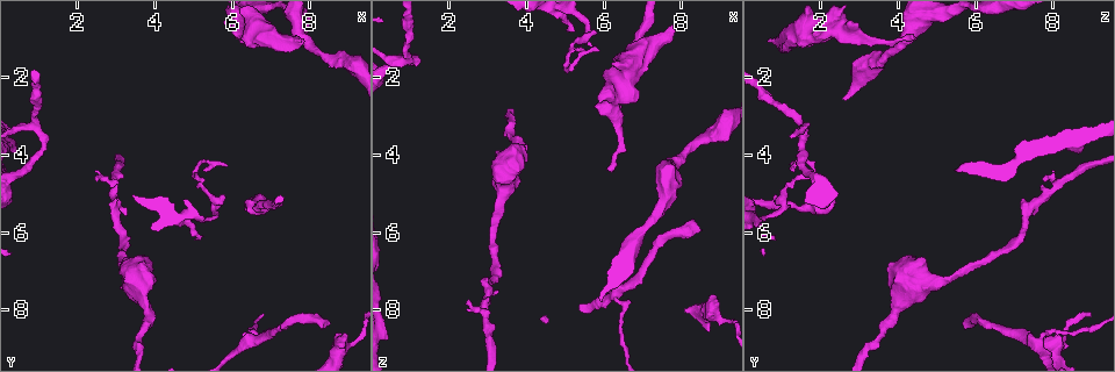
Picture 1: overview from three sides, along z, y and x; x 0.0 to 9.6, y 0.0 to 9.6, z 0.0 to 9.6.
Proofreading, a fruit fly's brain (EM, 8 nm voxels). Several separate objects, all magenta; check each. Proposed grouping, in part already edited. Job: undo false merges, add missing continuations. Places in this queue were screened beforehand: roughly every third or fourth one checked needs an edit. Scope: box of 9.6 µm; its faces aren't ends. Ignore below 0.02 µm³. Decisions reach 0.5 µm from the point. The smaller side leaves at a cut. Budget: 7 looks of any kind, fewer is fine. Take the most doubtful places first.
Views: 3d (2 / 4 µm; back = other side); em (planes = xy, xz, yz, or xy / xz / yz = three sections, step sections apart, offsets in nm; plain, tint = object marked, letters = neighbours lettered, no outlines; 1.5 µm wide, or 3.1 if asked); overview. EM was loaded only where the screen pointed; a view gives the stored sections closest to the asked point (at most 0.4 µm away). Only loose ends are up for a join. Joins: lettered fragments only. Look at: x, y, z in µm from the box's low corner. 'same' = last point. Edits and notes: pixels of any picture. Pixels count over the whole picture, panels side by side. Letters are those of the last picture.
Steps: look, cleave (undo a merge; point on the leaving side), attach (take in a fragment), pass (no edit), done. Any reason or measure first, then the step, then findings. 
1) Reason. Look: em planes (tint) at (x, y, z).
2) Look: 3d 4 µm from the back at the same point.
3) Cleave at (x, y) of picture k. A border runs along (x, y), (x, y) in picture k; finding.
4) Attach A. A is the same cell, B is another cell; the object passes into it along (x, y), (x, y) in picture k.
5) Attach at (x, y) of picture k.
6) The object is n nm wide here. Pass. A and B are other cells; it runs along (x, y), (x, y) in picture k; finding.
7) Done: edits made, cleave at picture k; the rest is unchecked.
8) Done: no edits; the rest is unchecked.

Free end. Look: em planes (letters) at (2.45, 4.70, 7.80).

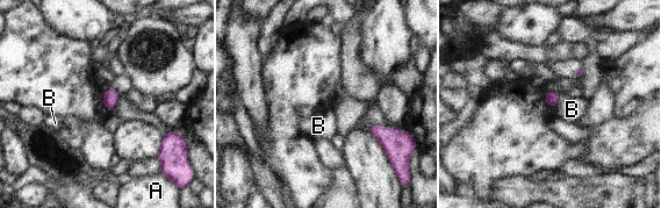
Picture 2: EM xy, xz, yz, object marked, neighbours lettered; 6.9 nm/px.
Pass. A and B are other cells; a border runs along (561, 97), (555, 106) in picture 2; no lettered fragment goes on from it.

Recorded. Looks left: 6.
Thick end. Look: 3d 4 µm at (7.80, 1.10, 0.60).

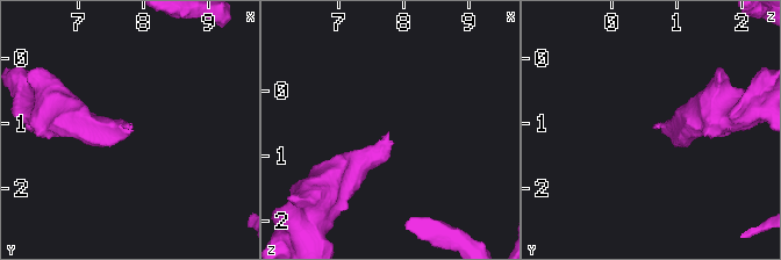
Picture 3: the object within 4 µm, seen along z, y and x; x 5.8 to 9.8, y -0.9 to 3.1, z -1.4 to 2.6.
Now the EM. Look: em yz step 8 (letters) at (7.75, 1.00, 0.65).

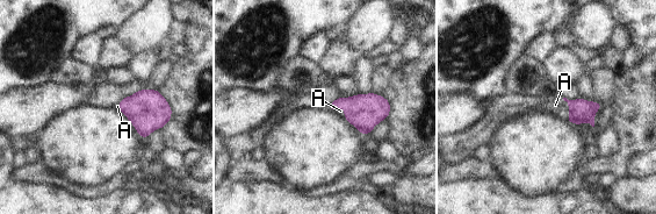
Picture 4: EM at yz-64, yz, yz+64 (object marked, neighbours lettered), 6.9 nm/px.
Attach A. A is the same cell; the object passes into it along (581, 111), (569, 107), (555, 105) in picture 4; it goes on there.

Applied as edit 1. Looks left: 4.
Free end. Look: 3d 2 µm at (8.55, 8.35, 5.95).

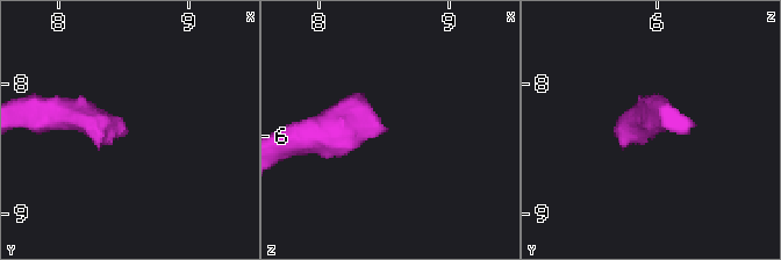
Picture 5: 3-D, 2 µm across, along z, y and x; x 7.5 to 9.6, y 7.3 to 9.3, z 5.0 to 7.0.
Look: em yz step 8 (tint) at (8.52, 8.38, 5.92).

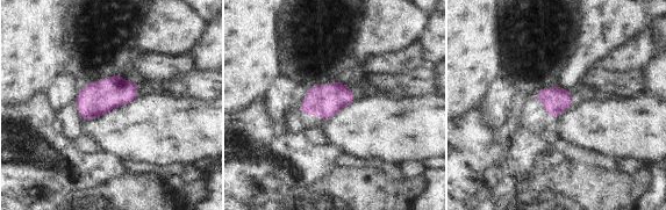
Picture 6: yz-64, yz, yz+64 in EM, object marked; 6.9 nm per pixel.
Look: em planes (letters) at the same point.

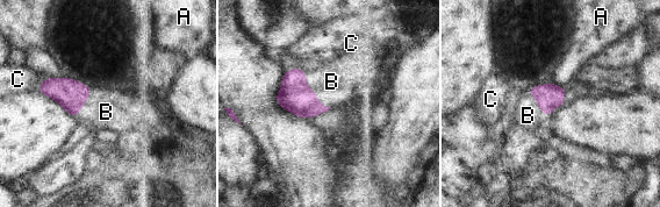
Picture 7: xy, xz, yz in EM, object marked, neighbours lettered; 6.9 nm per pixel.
Attach B. B is the same cell, A and C are other cells; it goes on there.

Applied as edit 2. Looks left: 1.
Done: edits made, attach at picture 4, attach at picture 7; the rest is unchecked.

